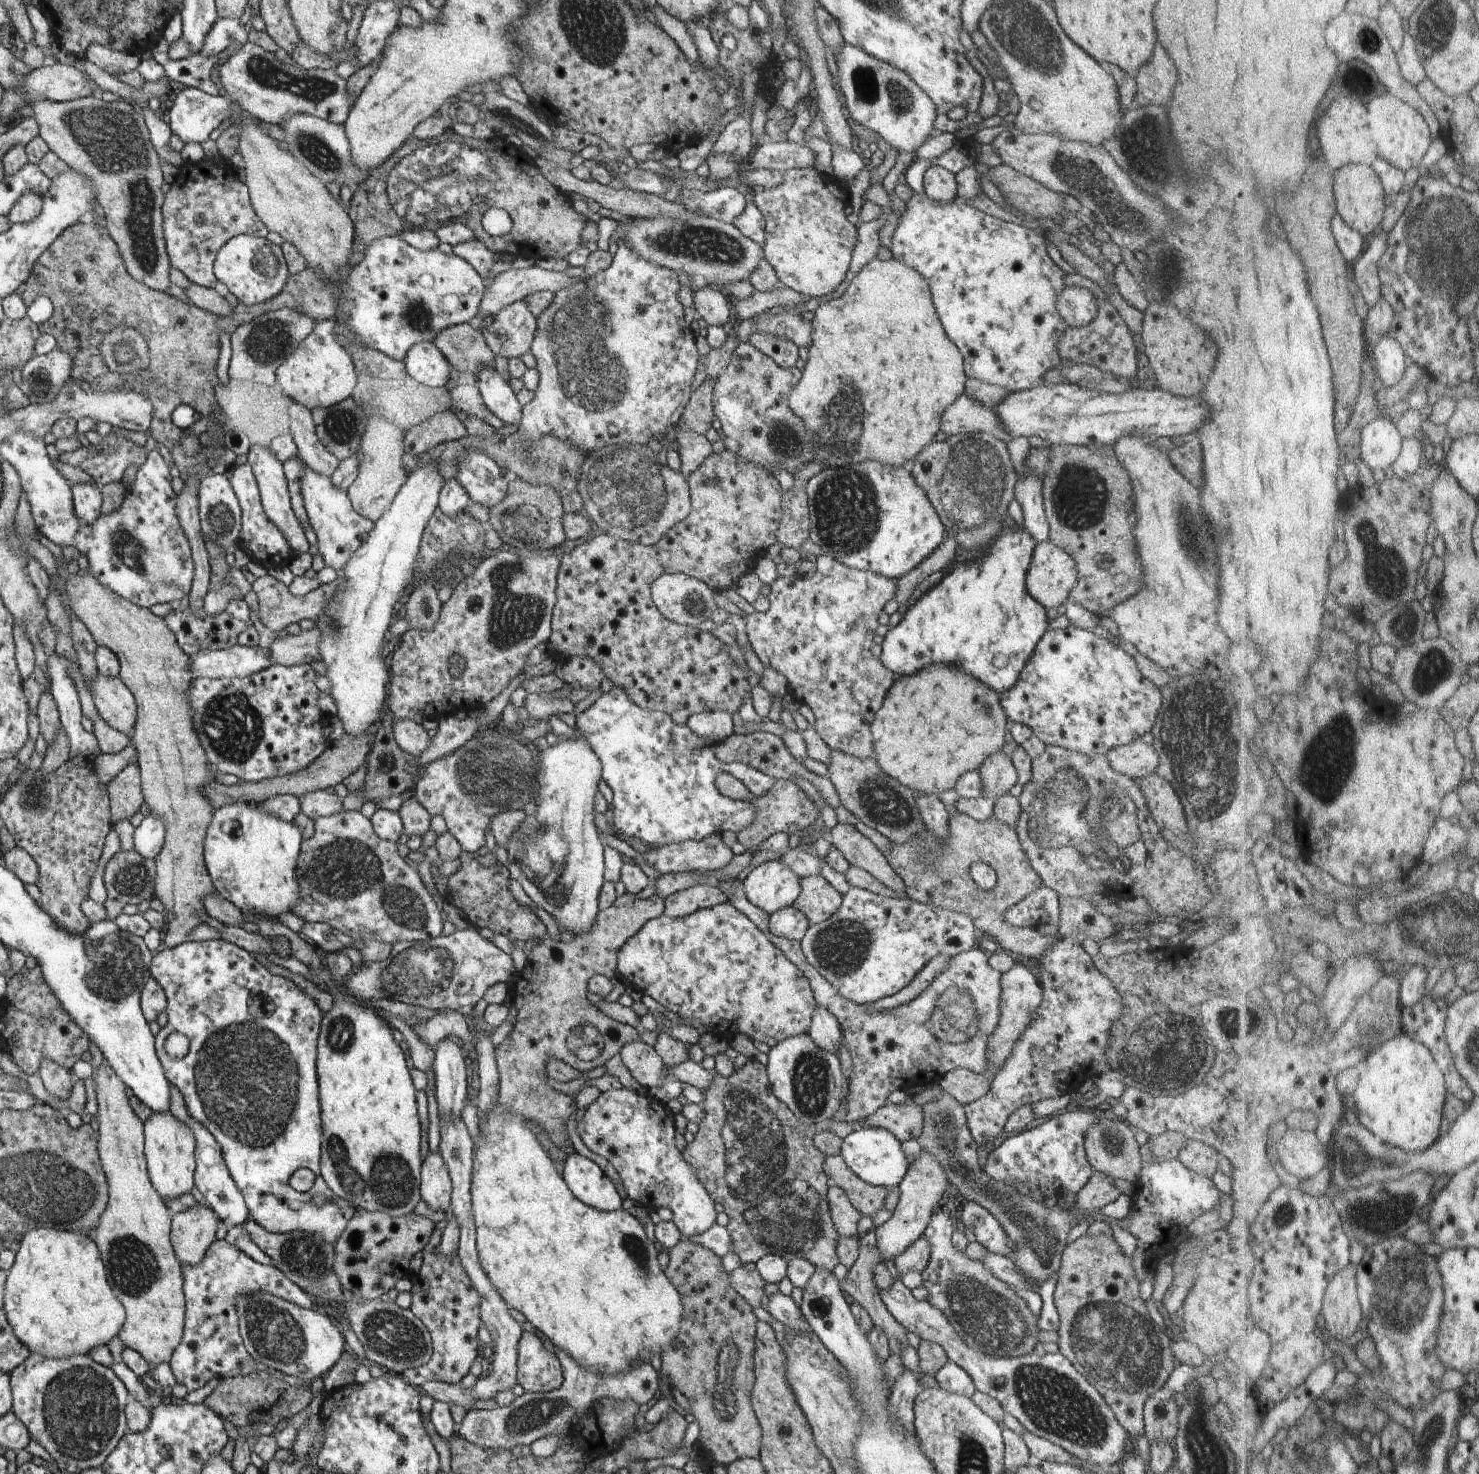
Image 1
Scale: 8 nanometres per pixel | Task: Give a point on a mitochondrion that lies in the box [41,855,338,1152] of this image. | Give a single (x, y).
(116, 964)

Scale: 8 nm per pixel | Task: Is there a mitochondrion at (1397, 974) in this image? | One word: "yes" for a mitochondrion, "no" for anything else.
no

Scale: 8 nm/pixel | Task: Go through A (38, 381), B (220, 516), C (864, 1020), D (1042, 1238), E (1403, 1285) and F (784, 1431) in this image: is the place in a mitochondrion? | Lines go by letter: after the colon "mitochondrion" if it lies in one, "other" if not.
A: mitochondrion
B: mitochondrion
C: other
D: mitochondrion
E: mitochondrion
F: other

